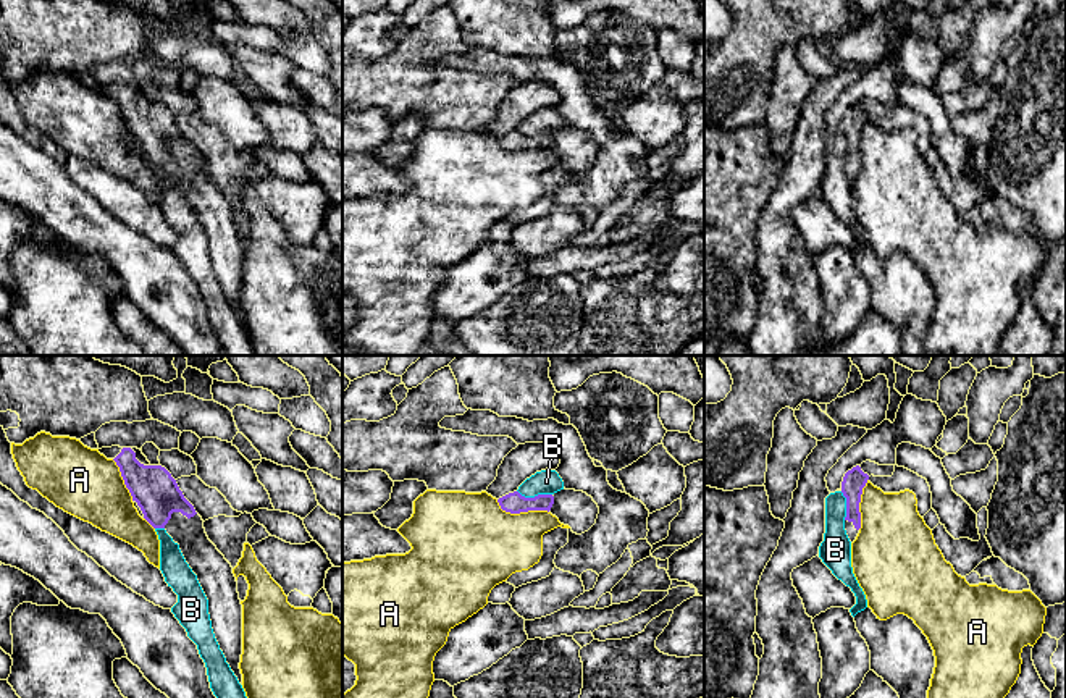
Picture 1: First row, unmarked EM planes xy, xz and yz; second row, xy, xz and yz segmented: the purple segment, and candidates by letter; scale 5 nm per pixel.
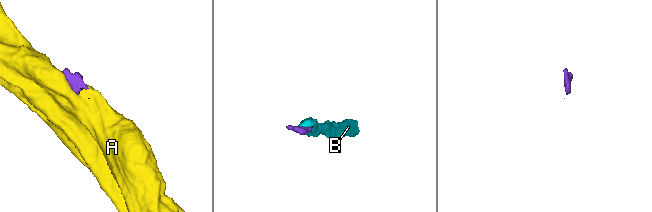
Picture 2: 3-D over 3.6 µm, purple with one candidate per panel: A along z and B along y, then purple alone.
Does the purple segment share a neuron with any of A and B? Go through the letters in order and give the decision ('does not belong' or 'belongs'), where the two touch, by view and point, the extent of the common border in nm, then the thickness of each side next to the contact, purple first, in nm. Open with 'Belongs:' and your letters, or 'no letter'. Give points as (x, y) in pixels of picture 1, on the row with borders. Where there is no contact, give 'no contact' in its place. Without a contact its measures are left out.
Belongs: no letter
A: does not belong; contact xz (520, 511); length 280 nm; calibres 110 and 400 nm
B: does not belong; contact xz (535, 496); length 180 nm; calibres 110 and 130 nm

